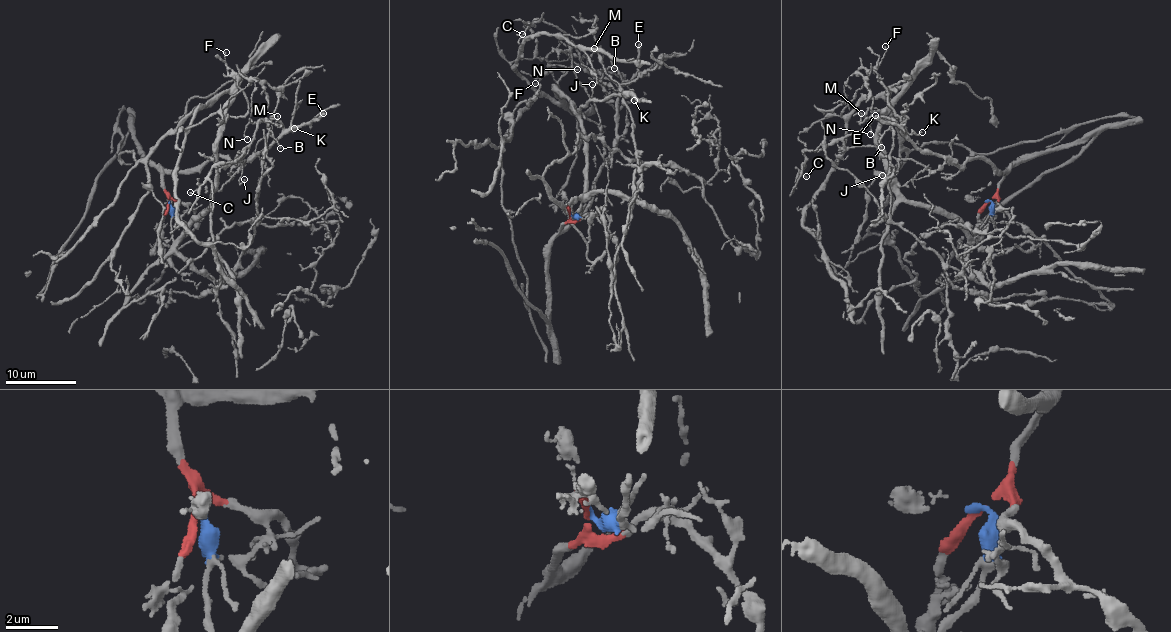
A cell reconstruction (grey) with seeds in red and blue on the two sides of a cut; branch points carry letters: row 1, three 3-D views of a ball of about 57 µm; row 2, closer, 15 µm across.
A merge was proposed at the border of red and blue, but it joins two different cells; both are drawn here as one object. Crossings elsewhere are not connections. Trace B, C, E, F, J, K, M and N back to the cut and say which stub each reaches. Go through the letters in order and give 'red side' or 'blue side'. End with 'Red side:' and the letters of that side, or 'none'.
B: red side
C: red side
E: red side
F: blue side
J: blue side
K: red side
M: red side
N: red side
Red side: B, C, E, K, M, N

